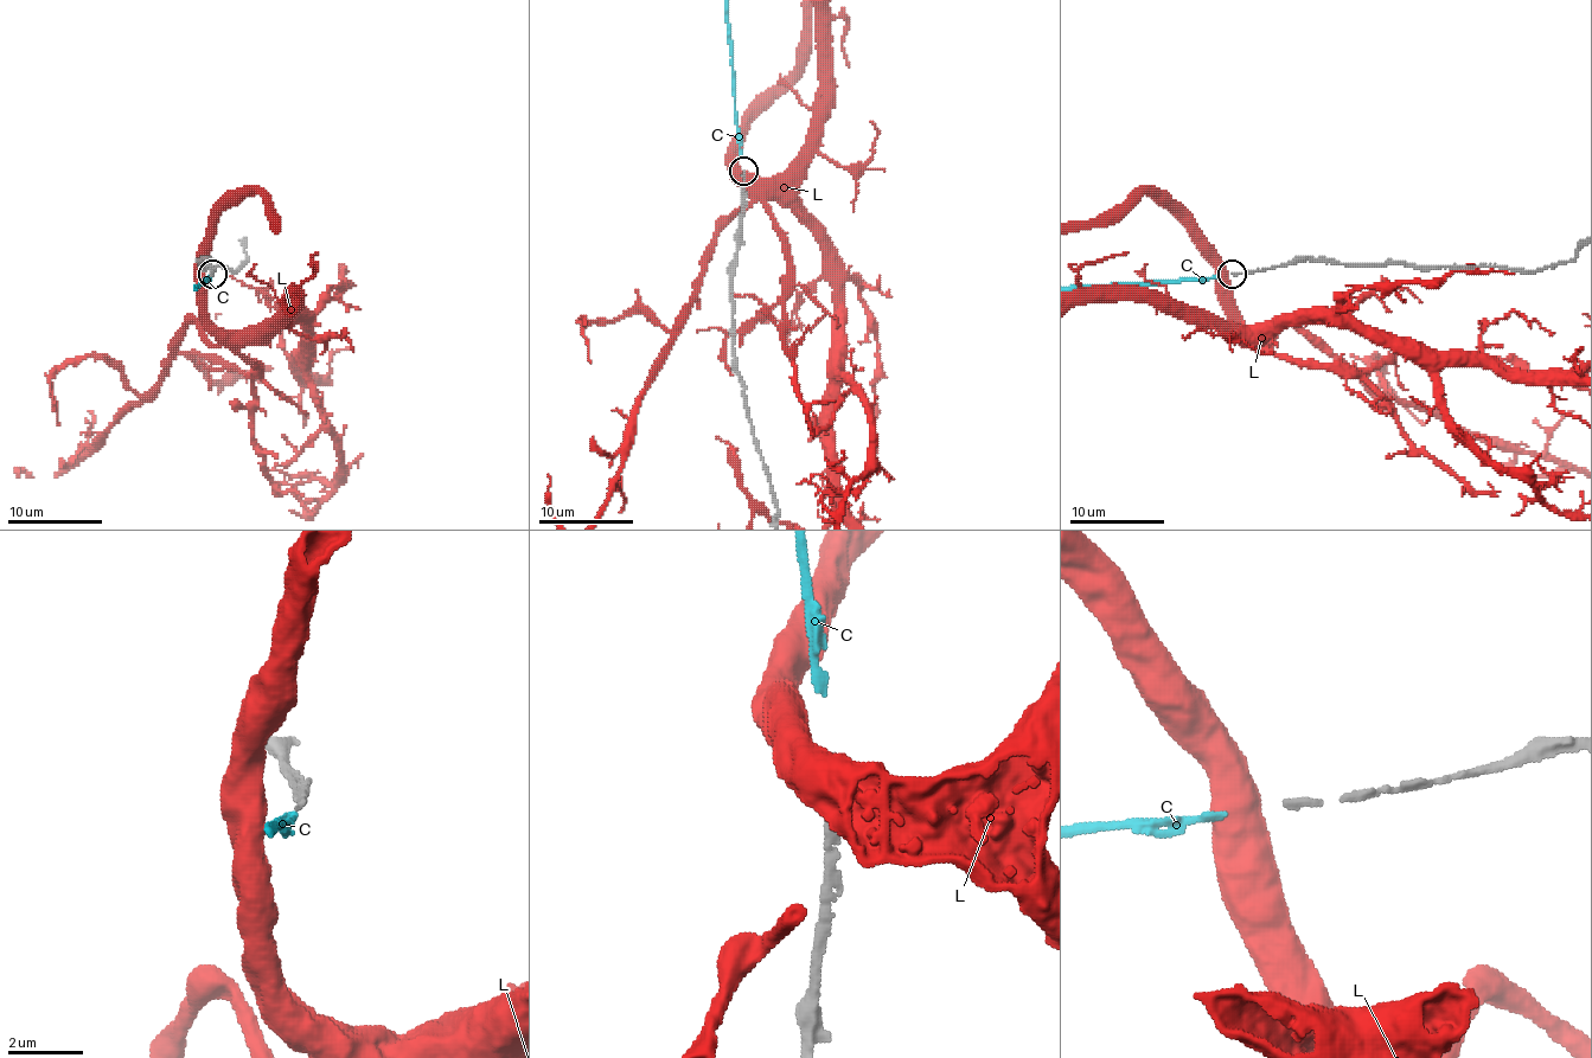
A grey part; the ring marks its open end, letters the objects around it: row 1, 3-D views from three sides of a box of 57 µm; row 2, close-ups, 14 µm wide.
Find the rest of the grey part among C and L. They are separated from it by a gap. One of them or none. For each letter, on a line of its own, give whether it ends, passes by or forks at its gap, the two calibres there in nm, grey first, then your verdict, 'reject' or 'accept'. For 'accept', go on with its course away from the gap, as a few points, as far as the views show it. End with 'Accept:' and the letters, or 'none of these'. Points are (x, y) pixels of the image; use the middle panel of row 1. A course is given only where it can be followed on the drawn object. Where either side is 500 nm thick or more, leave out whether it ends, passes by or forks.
C: it ends there; 170 nm thick on the grey side, 190 nm on the other; accept
L: 170 nm thick on the grey side, 750 nm on the other; reject
Accept: C

